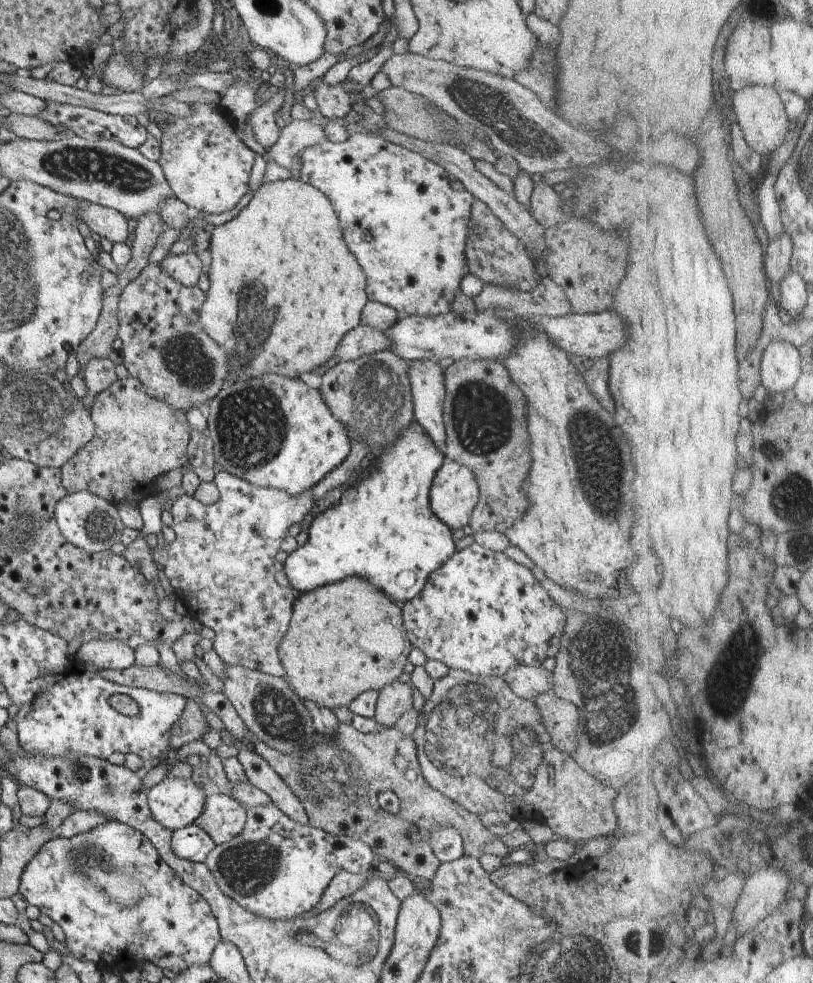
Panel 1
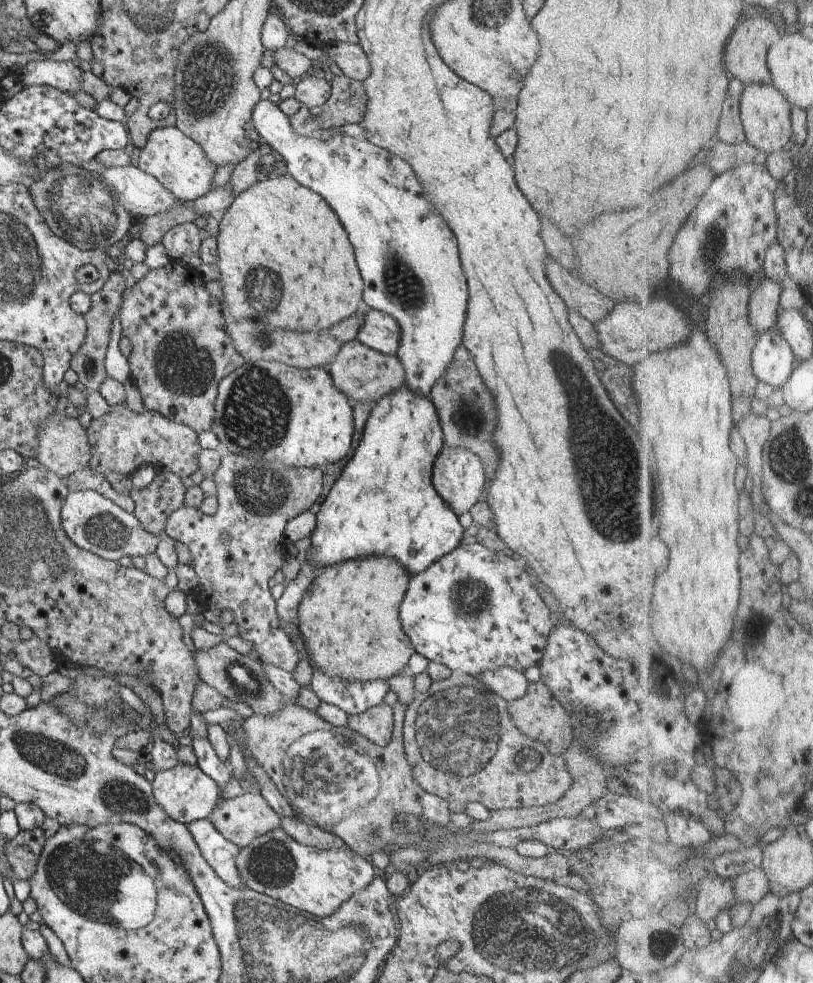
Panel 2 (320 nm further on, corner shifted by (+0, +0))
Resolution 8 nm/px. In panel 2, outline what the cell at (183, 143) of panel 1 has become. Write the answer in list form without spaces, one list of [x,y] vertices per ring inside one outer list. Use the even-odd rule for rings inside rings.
[[[176,126],[158,127],[148,135],[147,143],[140,152],[138,167],[156,178],[180,202],[193,201],[210,192],[215,172],[218,170],[208,160],[205,149],[200,148],[199,144]]]

